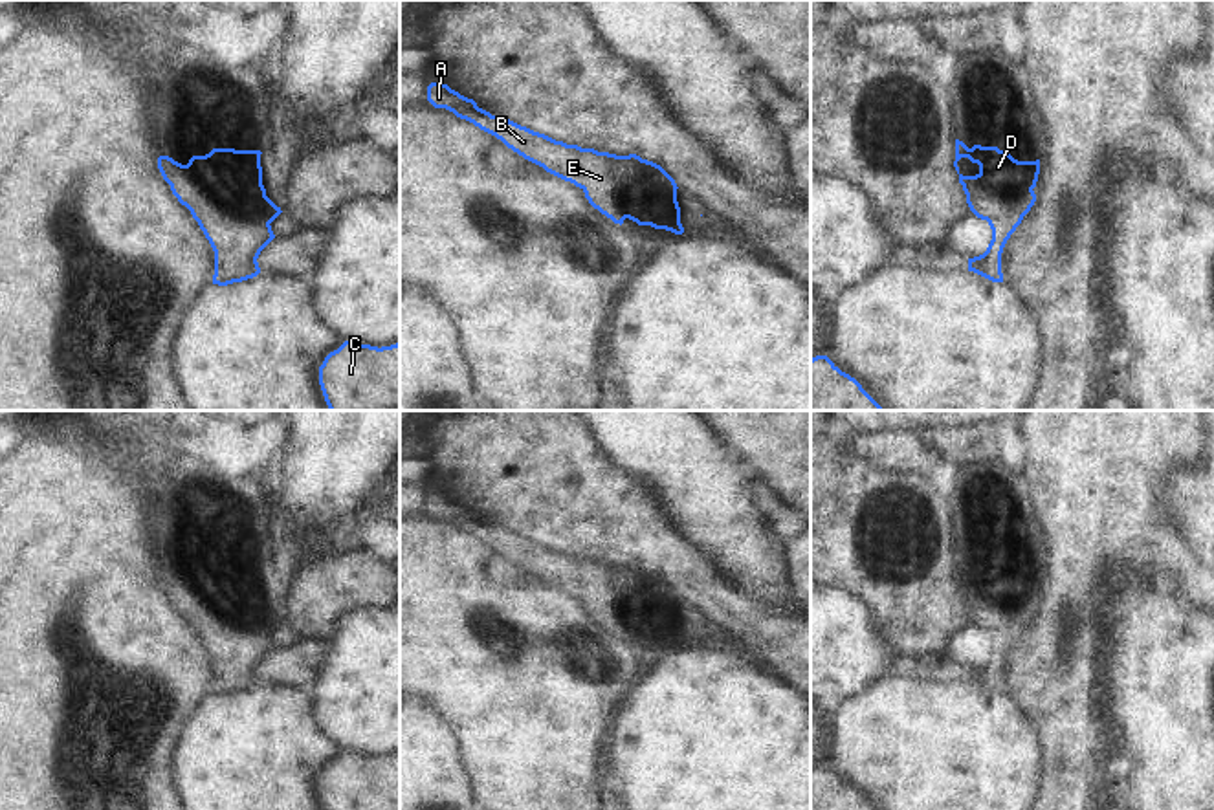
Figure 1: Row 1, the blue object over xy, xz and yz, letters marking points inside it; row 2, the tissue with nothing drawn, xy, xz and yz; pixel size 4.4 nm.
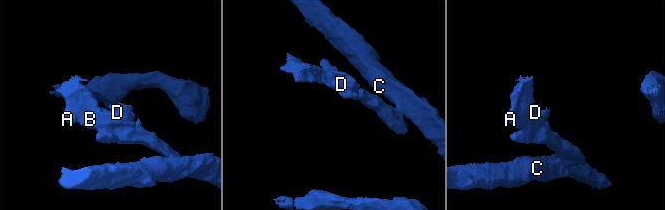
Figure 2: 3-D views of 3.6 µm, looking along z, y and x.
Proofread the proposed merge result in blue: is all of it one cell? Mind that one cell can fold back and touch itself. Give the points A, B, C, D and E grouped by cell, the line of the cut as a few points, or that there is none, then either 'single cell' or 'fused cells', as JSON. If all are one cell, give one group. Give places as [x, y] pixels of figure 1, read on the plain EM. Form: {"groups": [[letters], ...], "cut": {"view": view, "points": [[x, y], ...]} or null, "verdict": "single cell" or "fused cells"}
{"groups": [["A", "B", "C", "D", "E"]], "cut": null, "verdict": "single cell"}

